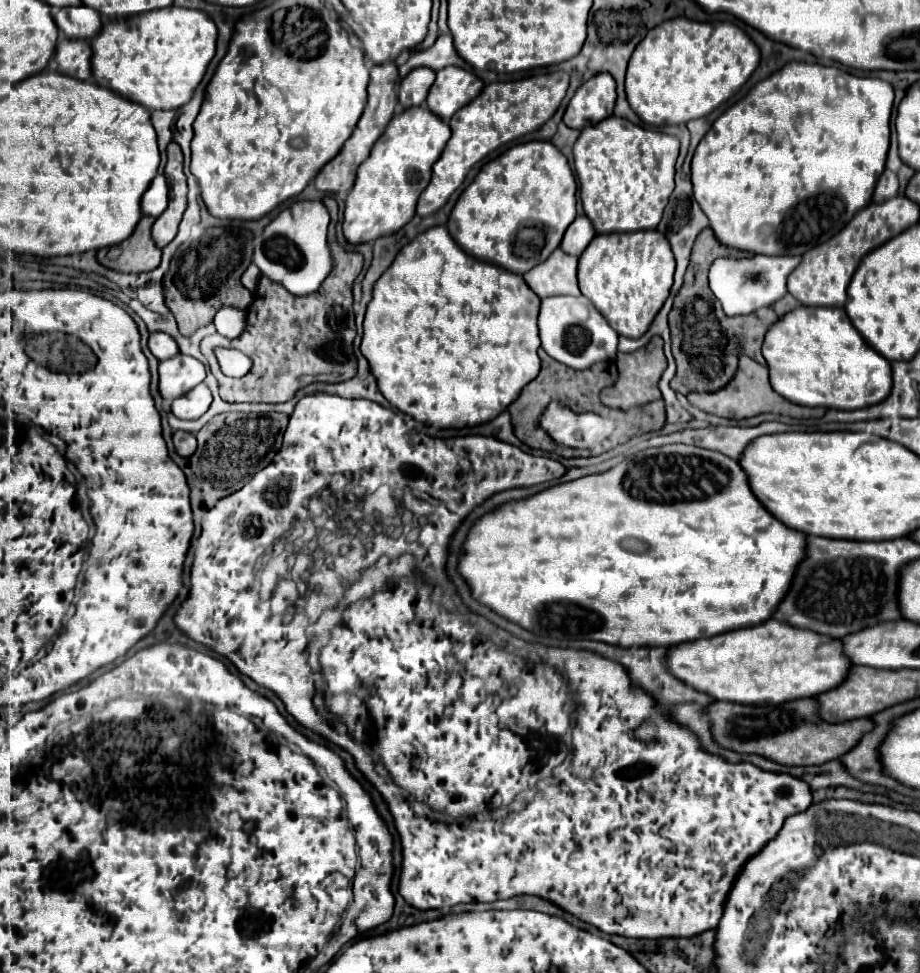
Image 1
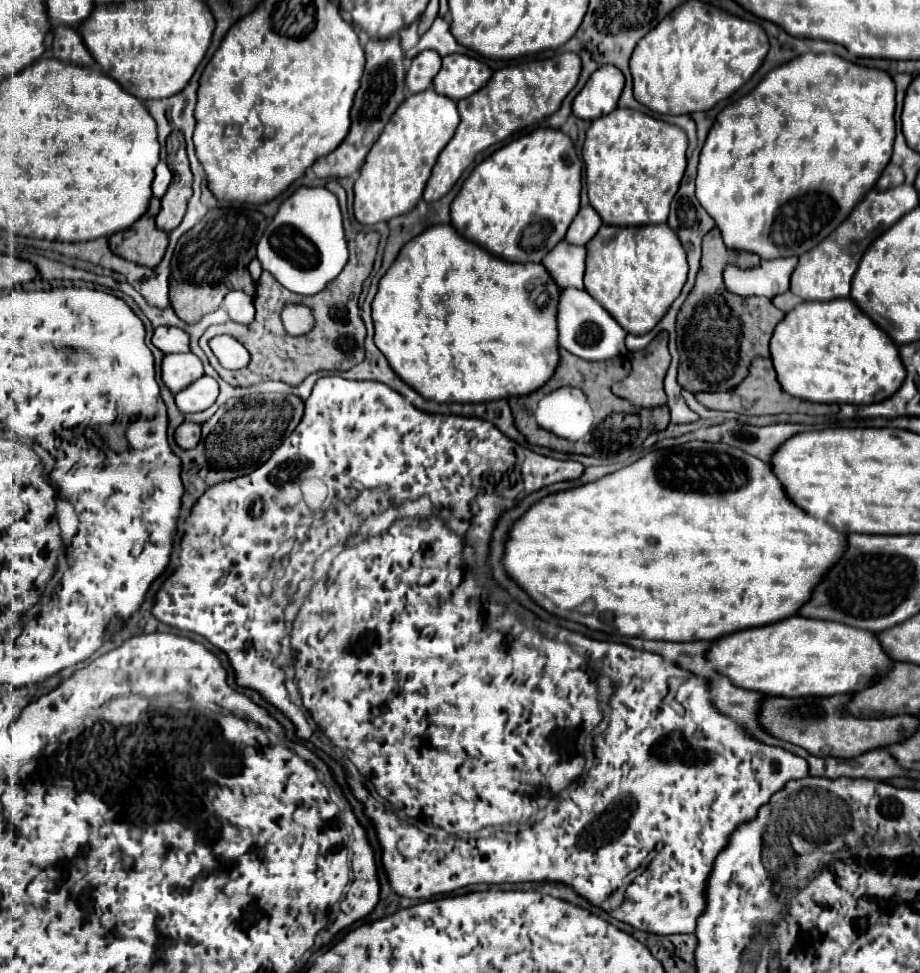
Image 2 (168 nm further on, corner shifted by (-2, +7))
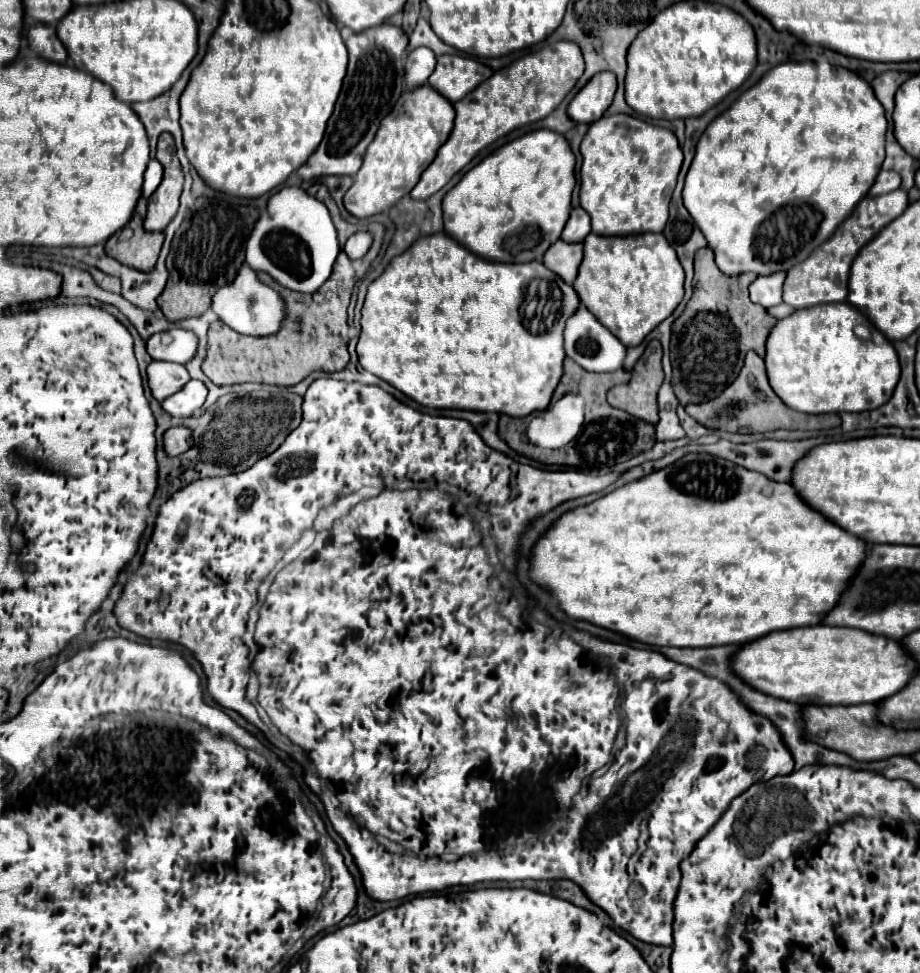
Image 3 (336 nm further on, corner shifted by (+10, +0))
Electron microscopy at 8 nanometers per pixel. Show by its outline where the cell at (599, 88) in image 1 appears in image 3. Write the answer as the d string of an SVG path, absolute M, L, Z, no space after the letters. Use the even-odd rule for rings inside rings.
M612 72L596 74L570 102L568 116L574 122L592 124L608 110L616 92L616 76Z

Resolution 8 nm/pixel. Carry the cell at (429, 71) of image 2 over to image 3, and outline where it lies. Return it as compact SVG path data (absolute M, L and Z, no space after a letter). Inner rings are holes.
M414 48L406 60L406 84L408 88L418 88L428 82L436 66L436 56L428 48Z

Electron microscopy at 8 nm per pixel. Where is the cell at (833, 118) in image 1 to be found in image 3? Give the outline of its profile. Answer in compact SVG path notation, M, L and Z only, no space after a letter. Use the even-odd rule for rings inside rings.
M782 62L774 66L768 74L760 78L750 90L746 90L740 98L719 115L714 121L708 124L704 134L700 136L696 144L696 154L692 160L692 166L686 176L686 186L684 186L684 206L694 218L696 226L702 230L704 238L708 240L708 246L714 250L716 264L718 268L728 274L744 274L744 272L754 272L758 276L768 276L780 270L790 270L798 262L804 262L808 254L818 248L834 230L836 226L848 218L848 214L856 208L856 204L868 194L876 174L880 172L880 166L884 162L884 136L886 136L886 116L884 116L884 106L876 98L872 86L860 78L858 74L842 68L842 66L832 66L828 62Z

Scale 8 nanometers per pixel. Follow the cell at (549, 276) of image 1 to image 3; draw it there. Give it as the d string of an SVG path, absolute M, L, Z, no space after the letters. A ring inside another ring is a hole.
M564 240L556 242L556 246L552 246L552 250L548 250L548 254L544 254L544 266L548 266L552 272L560 274L560 278L564 278L564 282L572 284L576 274L578 274L578 266L584 258L584 244L576 242L576 244L568 244Z

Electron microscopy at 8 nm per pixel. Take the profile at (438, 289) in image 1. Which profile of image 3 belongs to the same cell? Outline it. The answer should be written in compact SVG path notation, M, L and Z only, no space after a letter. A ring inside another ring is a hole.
M446 232L430 234L418 238L404 254L396 256L388 268L378 276L370 286L366 294L366 302L362 308L362 332L358 340L358 362L364 370L376 374L378 378L386 380L390 386L400 390L402 394L410 396L422 406L430 408L448 408L448 410L472 410L472 412L496 412L496 414L508 414L524 418L536 410L544 410L550 404L550 398L554 394L554 388L558 386L562 374L564 374L564 326L566 320L578 310L580 298L576 290L566 284L558 274L548 270L540 260L520 263L502 263L484 260L472 254L470 250L464 250L462 244L458 244L454 238L450 238Z

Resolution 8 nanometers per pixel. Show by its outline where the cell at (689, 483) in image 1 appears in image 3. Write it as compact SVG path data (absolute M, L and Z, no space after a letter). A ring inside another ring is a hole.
M688 454L674 466L644 476L642 480L634 480L592 504L574 508L560 516L558 522L546 532L546 536L534 546L530 574L534 582L538 582L554 594L554 598L562 604L562 610L568 616L588 620L596 626L626 634L638 642L650 646L676 648L708 648L722 644L742 646L776 630L792 630L800 626L820 624L824 620L824 614L828 614L828 610L832 610L836 602L840 602L844 590L848 588L848 582L864 564L864 558L870 552L868 546L872 546L872 542L856 538L854 534L842 530L838 524L830 522L826 516L810 508L790 482L774 482L770 478L764 478L764 474L760 472L742 470L742 466L736 466L728 460L710 454Z

